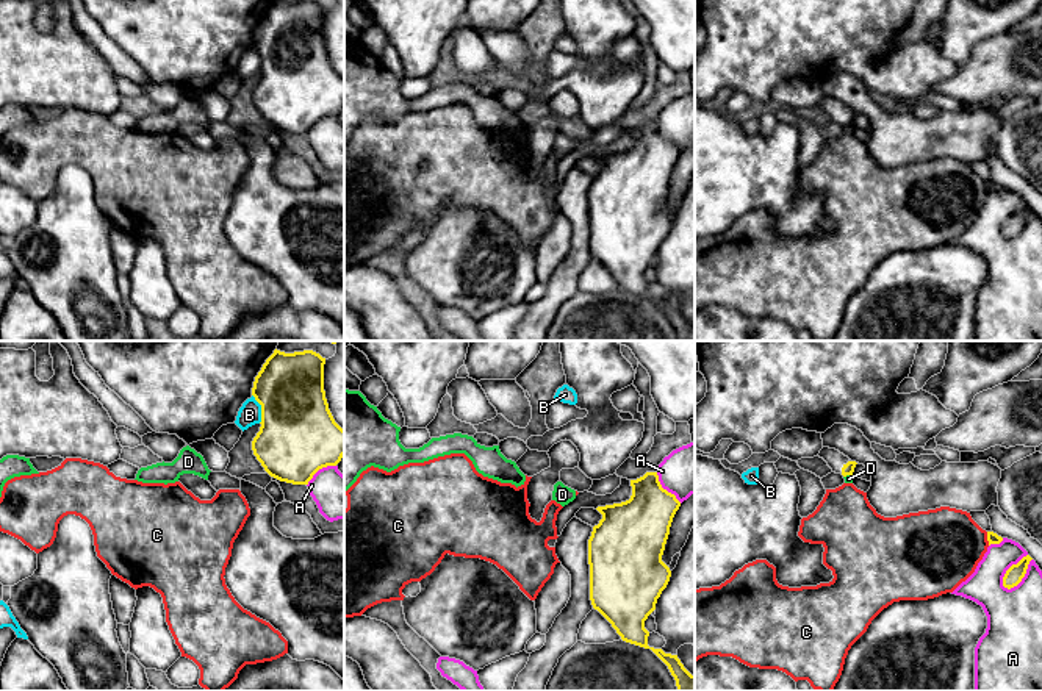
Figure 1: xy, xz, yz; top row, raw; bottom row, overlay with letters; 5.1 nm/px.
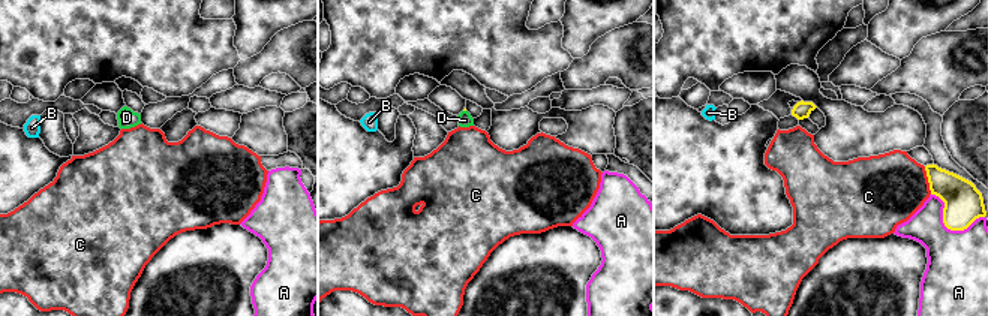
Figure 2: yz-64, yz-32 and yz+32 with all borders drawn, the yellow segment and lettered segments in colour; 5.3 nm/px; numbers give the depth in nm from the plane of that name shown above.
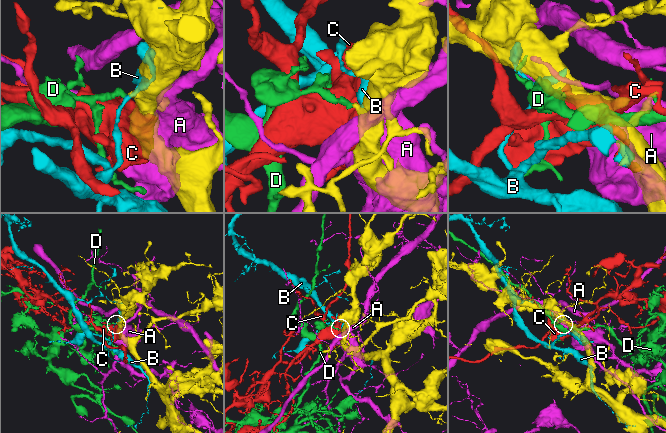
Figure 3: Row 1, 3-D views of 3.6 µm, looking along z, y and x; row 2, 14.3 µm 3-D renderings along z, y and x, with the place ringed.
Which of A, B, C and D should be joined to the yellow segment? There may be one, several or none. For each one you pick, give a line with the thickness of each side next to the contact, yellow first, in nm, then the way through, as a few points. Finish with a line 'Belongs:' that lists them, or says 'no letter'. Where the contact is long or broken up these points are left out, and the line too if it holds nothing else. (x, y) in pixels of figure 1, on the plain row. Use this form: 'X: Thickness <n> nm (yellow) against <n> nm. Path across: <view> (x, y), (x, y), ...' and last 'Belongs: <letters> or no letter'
Belongs: no letter

